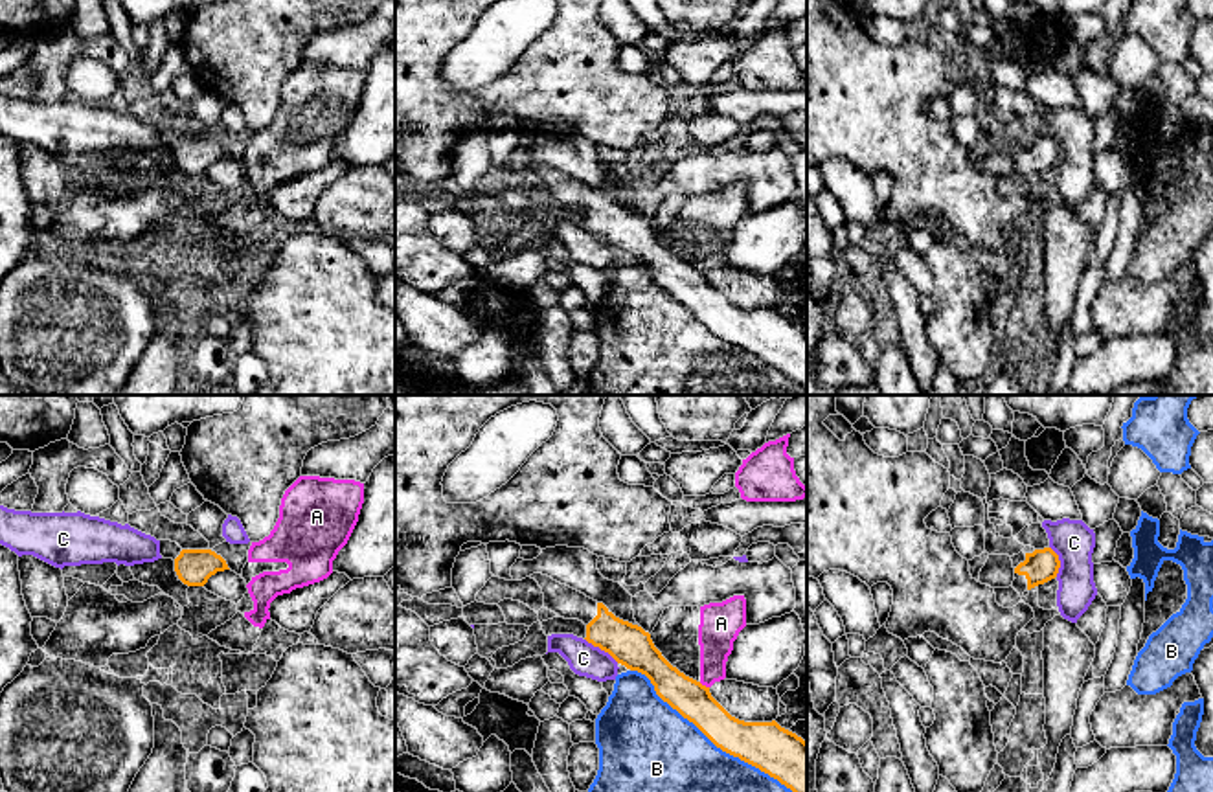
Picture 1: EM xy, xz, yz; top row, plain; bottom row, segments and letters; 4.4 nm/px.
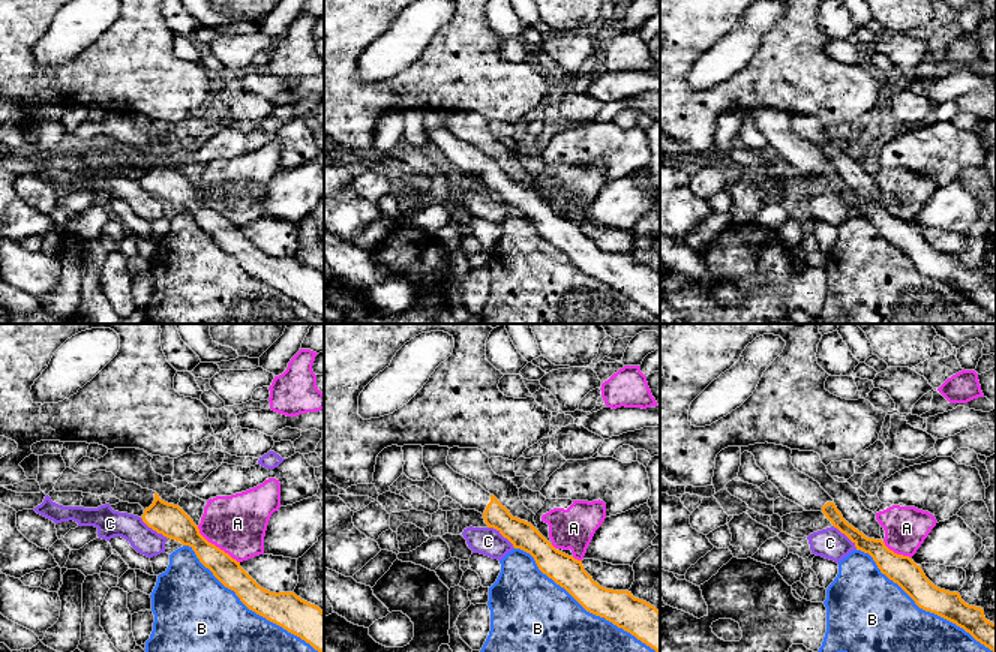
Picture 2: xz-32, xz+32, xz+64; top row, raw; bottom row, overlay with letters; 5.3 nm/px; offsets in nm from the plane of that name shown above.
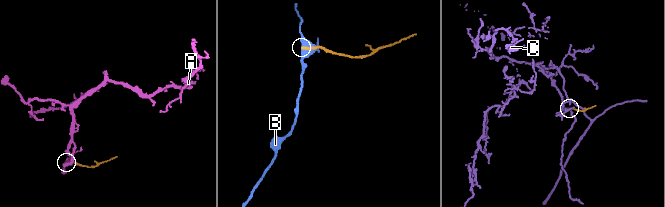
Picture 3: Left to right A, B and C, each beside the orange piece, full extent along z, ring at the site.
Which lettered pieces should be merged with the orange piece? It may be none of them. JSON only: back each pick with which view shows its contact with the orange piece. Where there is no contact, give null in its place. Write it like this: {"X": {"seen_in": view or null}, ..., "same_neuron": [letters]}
{"same_neuron": []}

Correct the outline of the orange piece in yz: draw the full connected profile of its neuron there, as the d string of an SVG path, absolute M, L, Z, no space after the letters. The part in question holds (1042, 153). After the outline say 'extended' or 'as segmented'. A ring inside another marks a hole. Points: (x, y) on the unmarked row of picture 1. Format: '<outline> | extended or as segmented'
M1051 136L1035 138L1033 141L1020 140L1011 149L1015 156L1013 176L1020 186L1027 178L1055 167L1060 156L1059 143Z | extended

